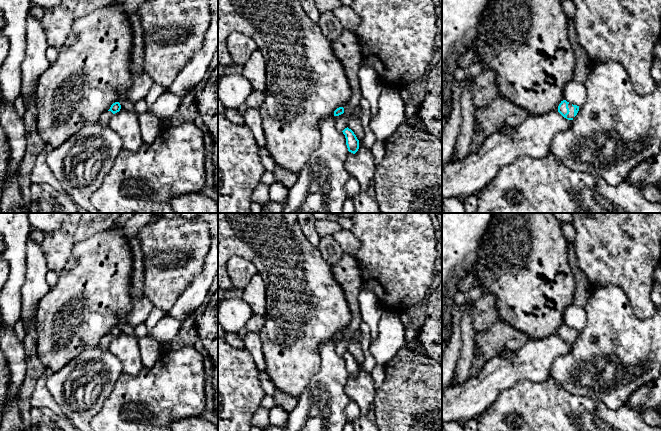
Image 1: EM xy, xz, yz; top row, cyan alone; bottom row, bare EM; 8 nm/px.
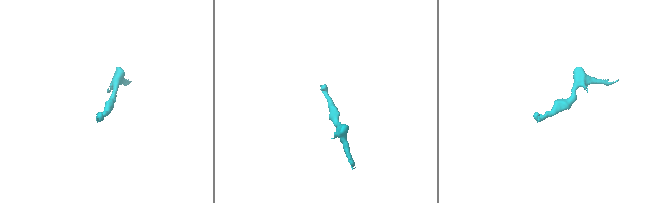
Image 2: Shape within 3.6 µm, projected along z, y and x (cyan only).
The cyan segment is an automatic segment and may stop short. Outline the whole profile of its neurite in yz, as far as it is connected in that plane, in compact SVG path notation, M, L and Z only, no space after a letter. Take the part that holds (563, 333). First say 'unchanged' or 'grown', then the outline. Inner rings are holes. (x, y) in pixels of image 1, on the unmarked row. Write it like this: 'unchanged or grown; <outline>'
grown; M566 324L561 325L558 336L566 343L573 344L579 335L579 330L570 328Z

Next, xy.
grown; M115 326L111 329L108 335L105 335L99 342L99 346L105 350L108 350L108 347L113 338L119 336L121 333L121 329L119 326Z

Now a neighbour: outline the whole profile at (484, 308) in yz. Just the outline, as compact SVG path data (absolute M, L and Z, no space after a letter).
M484 294L473 303L472 324L475 332L474 357L479 354L478 335L485 333L497 319L496 297Z

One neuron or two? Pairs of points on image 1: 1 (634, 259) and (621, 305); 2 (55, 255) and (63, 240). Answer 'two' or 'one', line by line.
1: two
2: one

